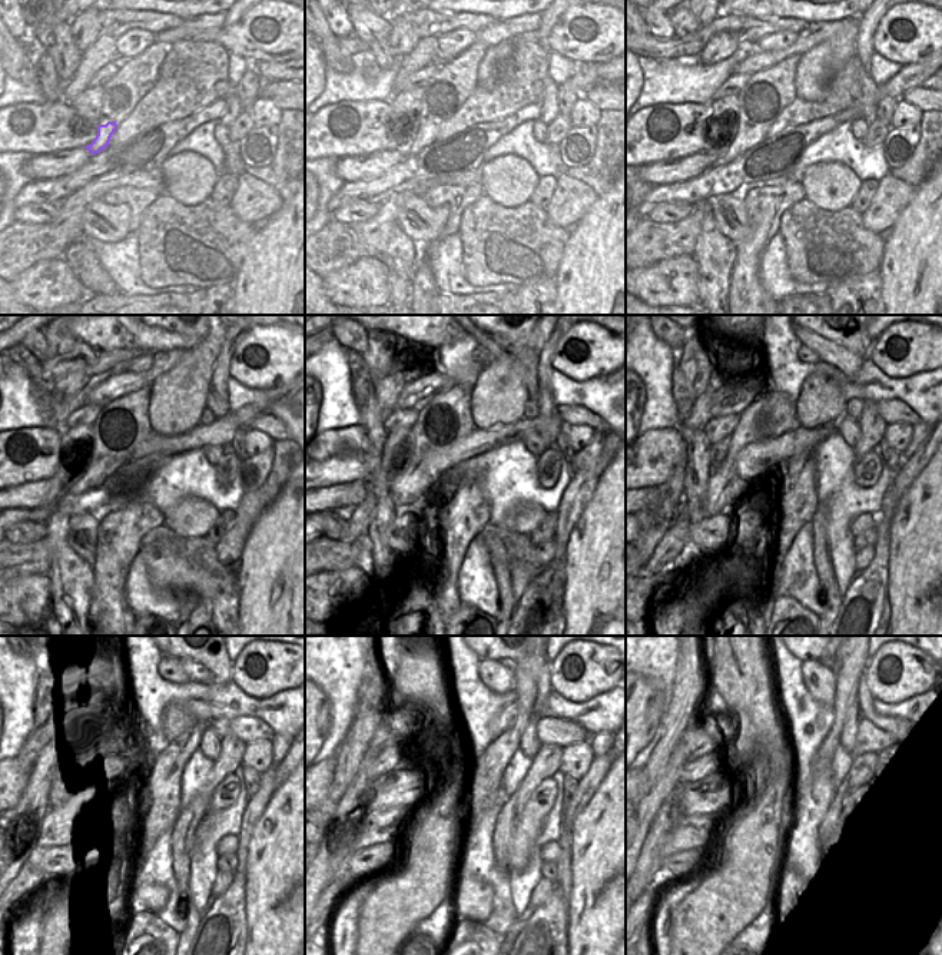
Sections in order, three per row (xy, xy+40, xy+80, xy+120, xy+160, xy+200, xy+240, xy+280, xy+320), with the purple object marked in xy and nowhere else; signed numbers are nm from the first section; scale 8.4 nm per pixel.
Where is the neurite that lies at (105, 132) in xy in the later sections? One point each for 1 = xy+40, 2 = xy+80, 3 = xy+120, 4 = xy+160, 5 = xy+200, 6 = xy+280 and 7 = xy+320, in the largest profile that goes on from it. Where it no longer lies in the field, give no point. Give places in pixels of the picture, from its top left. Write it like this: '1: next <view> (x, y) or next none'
1: next xy+40 (427, 133)
2: next xy+80 (749, 135)
3: next xy+120 (106, 458)
4: next xy+160 (431, 460)
5: next xy+200 (752, 461)
6: next xy+280 (377, 801)
7: next xy+320 (696, 802)

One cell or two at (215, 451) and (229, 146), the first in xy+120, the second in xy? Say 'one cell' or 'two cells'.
one cell

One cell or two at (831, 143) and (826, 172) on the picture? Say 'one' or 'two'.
two

